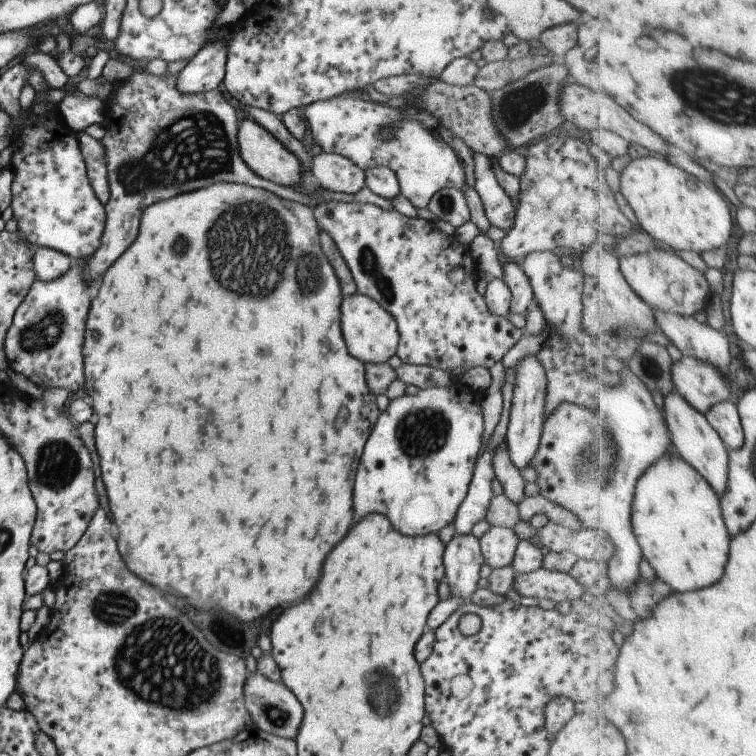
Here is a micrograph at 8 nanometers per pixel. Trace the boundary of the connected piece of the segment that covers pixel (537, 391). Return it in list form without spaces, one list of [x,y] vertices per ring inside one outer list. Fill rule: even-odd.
[[[521,356],[515,364],[515,384],[513,384],[508,423],[505,428],[504,442],[508,444],[506,451],[511,464],[518,470],[529,466],[533,454],[539,444],[541,424],[543,422],[544,392],[546,387],[545,370],[535,356]]]

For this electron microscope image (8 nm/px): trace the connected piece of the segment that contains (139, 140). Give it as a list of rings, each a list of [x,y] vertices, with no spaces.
[[[133,65],[131,76],[116,87],[115,97],[102,102],[105,119],[99,125],[106,131],[98,141],[105,150],[109,198],[103,205],[105,224],[99,246],[85,262],[85,268],[81,268],[81,276],[87,284],[97,285],[103,272],[133,242],[138,220],[147,205],[216,182],[243,183],[262,188],[283,199],[307,206],[341,201],[370,203],[394,210],[389,200],[373,194],[366,186],[355,194],[339,194],[321,188],[312,195],[302,195],[289,186],[279,186],[257,176],[239,156],[235,138],[237,114],[223,94],[215,88],[197,94],[179,94],[175,88],[175,78],[177,76],[167,71],[155,76]]]

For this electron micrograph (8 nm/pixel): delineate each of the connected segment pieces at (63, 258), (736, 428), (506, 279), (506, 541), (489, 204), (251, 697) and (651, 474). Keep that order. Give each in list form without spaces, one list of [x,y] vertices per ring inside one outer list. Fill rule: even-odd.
[[[37,247],[32,254],[33,270],[37,281],[51,282],[75,266],[75,259],[51,248]]]
[[[733,400],[723,401],[713,406],[706,414],[709,424],[719,432],[729,450],[743,448],[746,436],[739,414],[738,403]]]
[[[506,261],[501,268],[503,268],[501,270],[501,274],[503,274],[501,280],[510,292],[509,312],[525,315],[527,306],[531,304],[532,300],[529,278],[527,278],[526,274],[523,274],[523,270],[515,263]]]
[[[489,526],[478,538],[482,564],[487,564],[492,569],[510,565],[519,540],[510,528]]]
[[[472,154],[473,157],[473,188],[479,195],[485,218],[491,225],[508,231],[514,224],[515,203],[497,184],[495,174],[488,157]]]
[[[257,671],[249,673],[246,684],[243,684],[243,702],[251,716],[252,725],[267,734],[293,740],[301,720],[301,706],[285,686],[265,680],[265,676]]]
[[[681,454],[664,455],[639,479],[633,500],[633,528],[644,558],[673,590],[685,592],[685,582],[687,590],[699,590],[725,576],[731,550],[725,520],[722,497]]]

